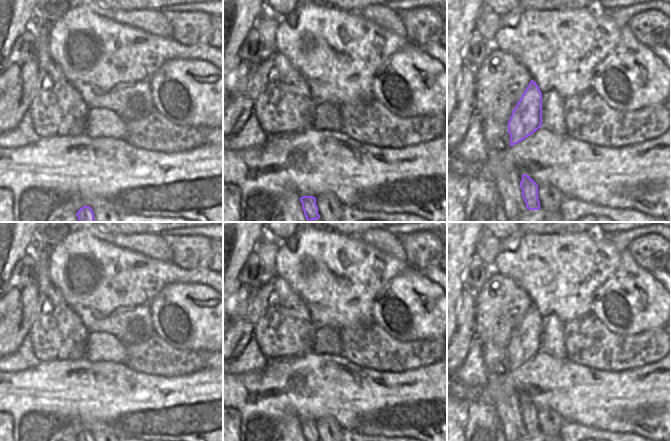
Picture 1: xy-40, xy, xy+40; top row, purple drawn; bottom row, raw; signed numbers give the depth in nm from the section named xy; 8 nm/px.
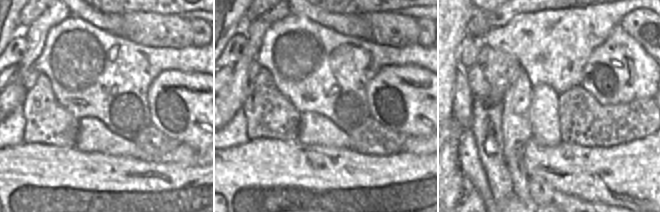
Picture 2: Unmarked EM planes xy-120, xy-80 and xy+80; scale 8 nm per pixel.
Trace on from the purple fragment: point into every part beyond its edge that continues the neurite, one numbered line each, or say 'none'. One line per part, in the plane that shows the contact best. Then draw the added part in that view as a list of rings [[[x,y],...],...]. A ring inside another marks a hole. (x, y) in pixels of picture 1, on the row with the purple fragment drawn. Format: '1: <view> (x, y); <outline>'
none

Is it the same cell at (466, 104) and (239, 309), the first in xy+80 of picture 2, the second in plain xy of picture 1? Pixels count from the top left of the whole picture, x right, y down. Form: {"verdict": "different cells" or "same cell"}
{"verdict": "same cell"}

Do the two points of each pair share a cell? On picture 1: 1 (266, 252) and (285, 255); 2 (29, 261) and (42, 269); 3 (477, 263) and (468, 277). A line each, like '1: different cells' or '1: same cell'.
1: different cells
2: different cells
3: same cell

